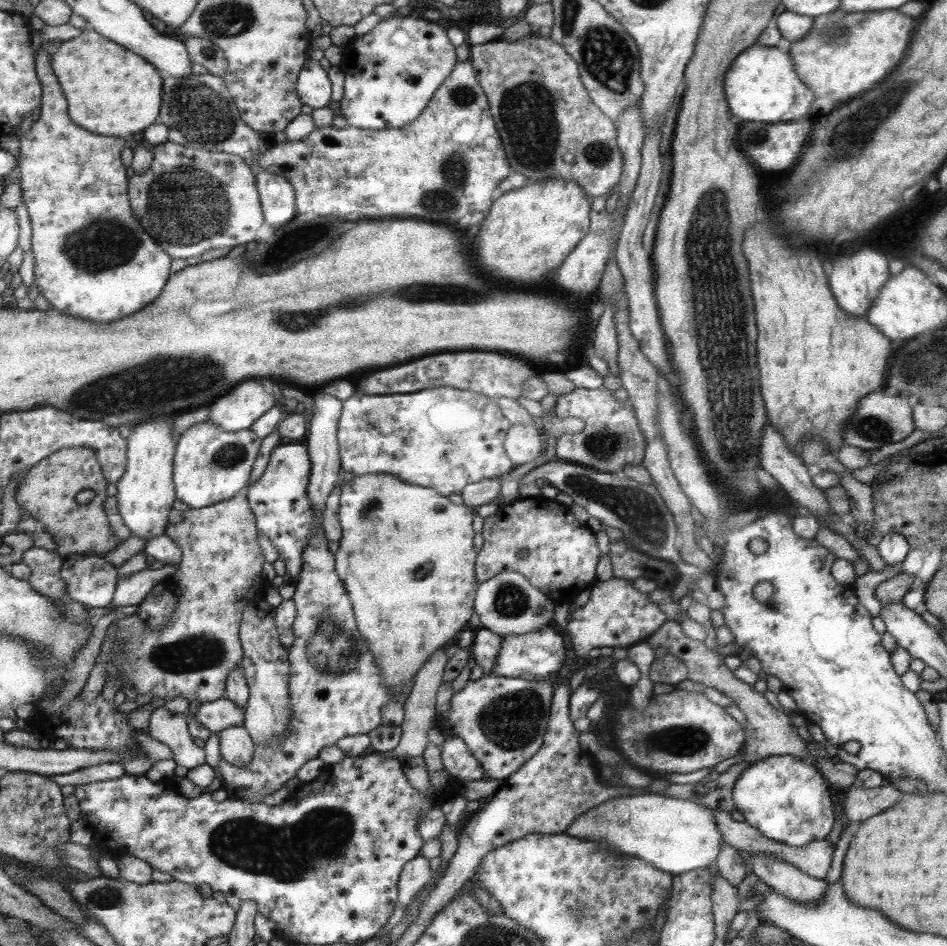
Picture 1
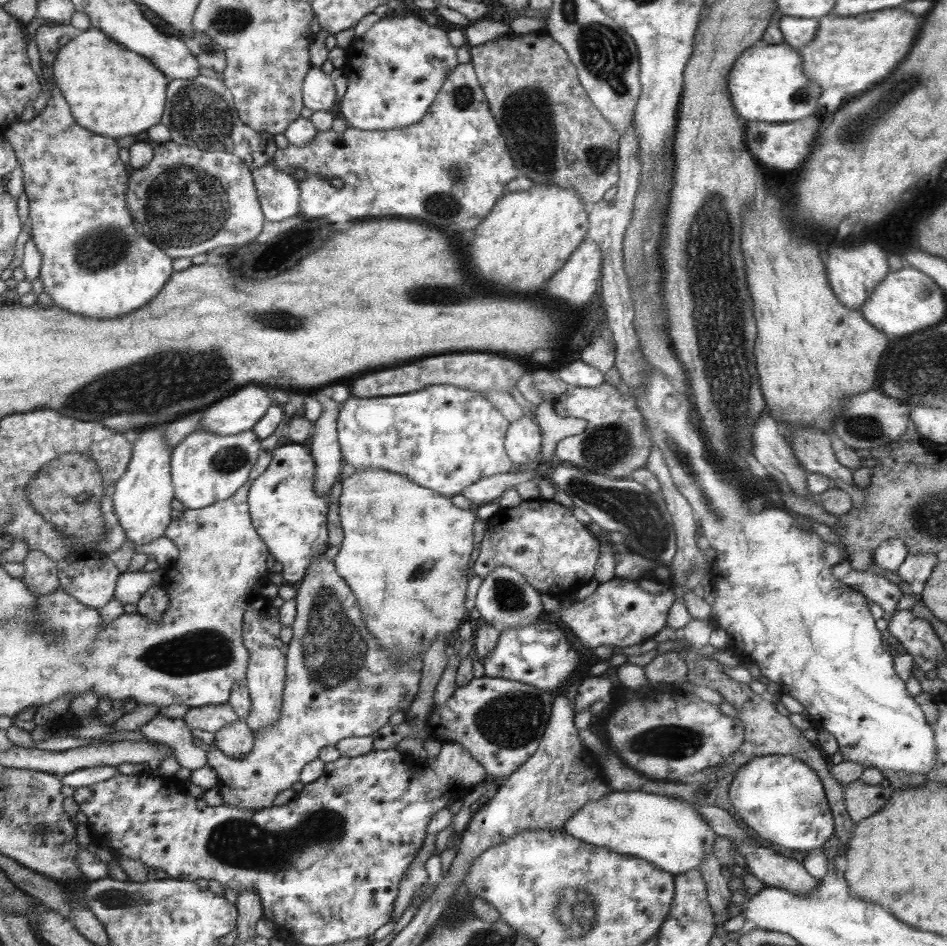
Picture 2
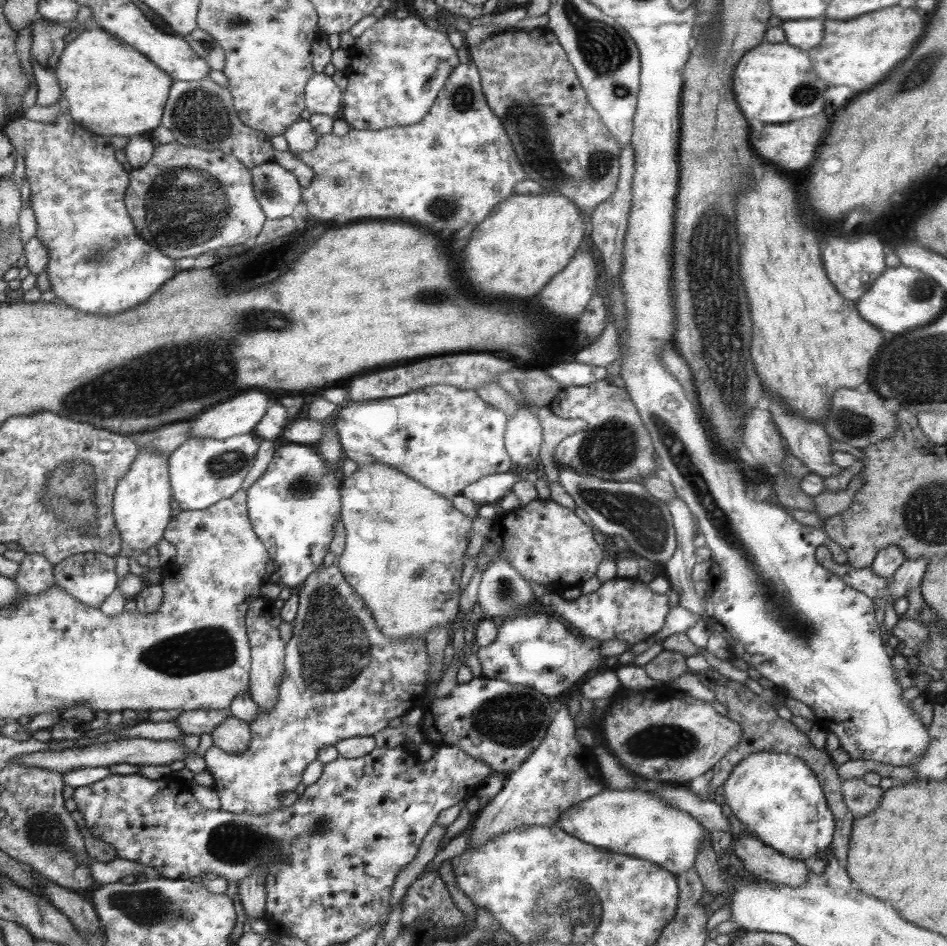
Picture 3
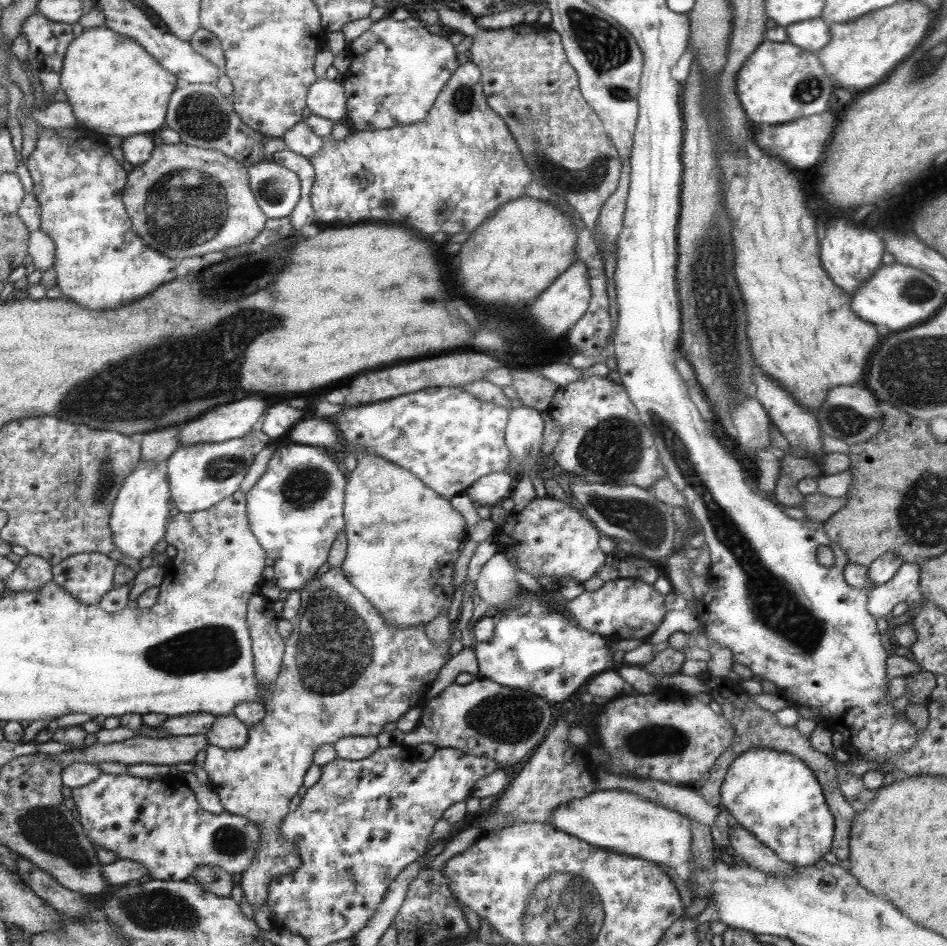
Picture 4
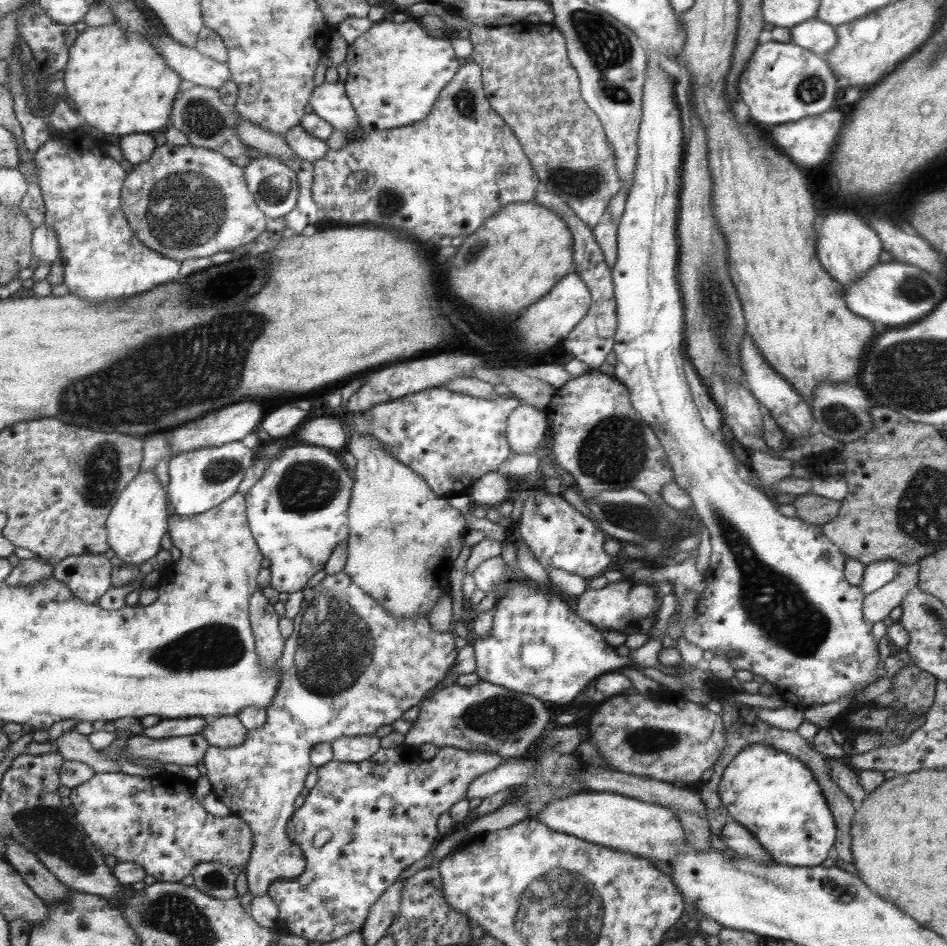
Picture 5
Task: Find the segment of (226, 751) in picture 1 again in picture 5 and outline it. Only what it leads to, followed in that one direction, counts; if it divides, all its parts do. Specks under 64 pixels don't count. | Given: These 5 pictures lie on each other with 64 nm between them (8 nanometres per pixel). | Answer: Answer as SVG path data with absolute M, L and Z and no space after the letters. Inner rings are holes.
M215 717L205 724L202 734L210 746L235 748L247 741L248 728L236 717Z

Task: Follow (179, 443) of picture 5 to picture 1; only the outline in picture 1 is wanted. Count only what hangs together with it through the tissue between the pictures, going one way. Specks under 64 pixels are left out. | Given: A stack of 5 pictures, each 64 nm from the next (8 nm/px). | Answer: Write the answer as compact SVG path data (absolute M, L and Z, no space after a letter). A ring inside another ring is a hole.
M242 382L232 390L232 394L226 394L224 398L218 398L210 405L210 416L208 421L212 421L228 432L250 429L264 413L276 406L276 398L268 394L260 382Z

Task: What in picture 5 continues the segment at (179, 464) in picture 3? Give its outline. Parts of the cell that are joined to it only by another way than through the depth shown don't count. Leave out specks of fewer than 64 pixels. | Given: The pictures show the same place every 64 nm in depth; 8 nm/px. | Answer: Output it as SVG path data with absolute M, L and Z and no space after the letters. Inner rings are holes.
M231 442L219 447L204 447L174 455L169 460L168 494L174 512L180 516L206 513L222 505L237 492L246 474L254 464L254 452L242 442Z

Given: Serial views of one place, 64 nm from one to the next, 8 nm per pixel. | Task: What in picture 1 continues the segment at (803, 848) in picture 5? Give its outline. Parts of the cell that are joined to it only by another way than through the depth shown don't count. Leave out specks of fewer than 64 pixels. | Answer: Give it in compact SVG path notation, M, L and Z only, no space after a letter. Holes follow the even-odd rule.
M791 755L770 756L750 765L734 785L733 800L746 823L788 846L824 840L834 824L830 784L808 761Z

